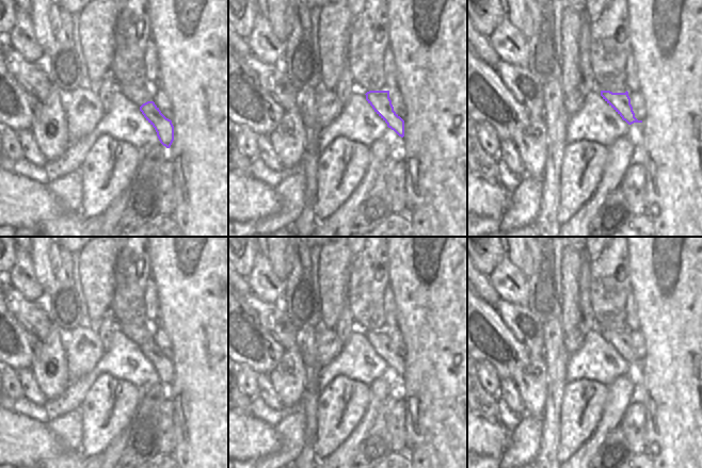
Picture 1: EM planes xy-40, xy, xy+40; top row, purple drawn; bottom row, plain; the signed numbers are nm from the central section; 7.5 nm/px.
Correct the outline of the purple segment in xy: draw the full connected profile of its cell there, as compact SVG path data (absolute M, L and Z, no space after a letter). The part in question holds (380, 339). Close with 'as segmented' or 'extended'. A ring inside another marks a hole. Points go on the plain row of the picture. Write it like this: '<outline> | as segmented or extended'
M369 329L366 339L374 351L394 369L399 375L404 375L404 359L394 350L389 329Z | as segmented

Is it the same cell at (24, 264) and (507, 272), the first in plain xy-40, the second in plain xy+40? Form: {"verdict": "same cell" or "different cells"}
{"verdict": "same cell"}

